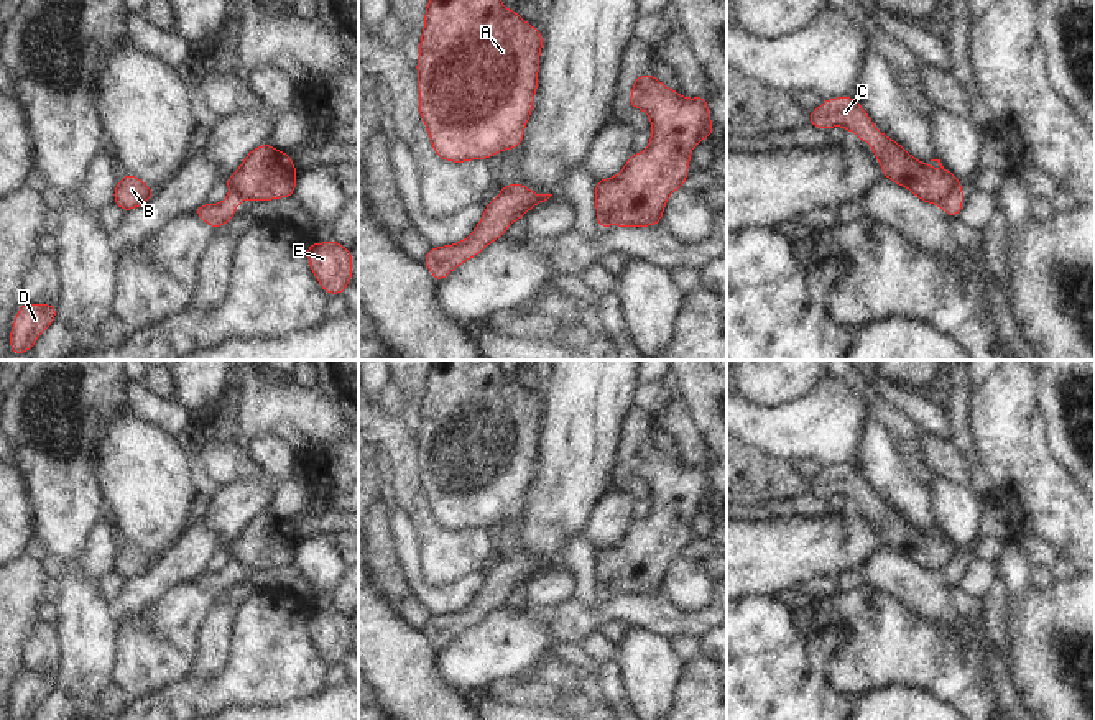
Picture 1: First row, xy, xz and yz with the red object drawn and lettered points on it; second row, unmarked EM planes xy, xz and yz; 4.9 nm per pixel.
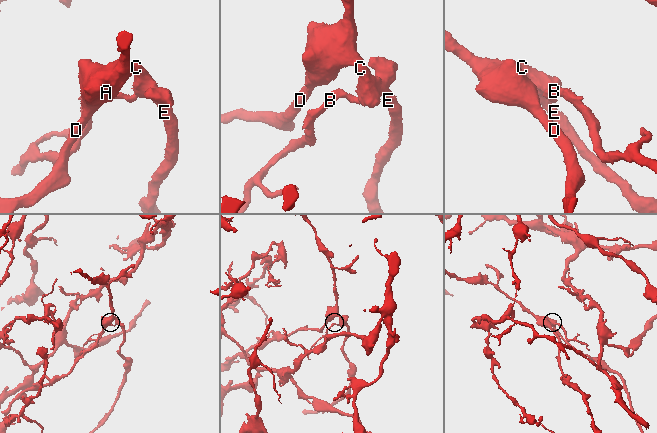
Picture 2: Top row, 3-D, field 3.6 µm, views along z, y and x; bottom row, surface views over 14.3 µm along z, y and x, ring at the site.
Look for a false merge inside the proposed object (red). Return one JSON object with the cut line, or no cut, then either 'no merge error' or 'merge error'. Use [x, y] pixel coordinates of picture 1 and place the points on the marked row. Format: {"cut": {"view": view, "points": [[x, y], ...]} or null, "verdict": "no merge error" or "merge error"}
{"cut": {"view": "yz", "points": [[961, 189], [942, 206]]}, "verdict": "merge error"}

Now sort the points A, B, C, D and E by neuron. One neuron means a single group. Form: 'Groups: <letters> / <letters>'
Groups: A C D E / B.

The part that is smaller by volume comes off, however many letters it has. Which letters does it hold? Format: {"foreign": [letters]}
{"foreign": ["B"]}

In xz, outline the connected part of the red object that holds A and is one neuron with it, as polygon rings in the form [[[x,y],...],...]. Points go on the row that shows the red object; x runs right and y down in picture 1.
[[[429,0],[416,62],[418,110],[436,155],[444,161],[488,159],[501,150],[521,145],[538,90],[543,33],[526,23],[501,0]]]

